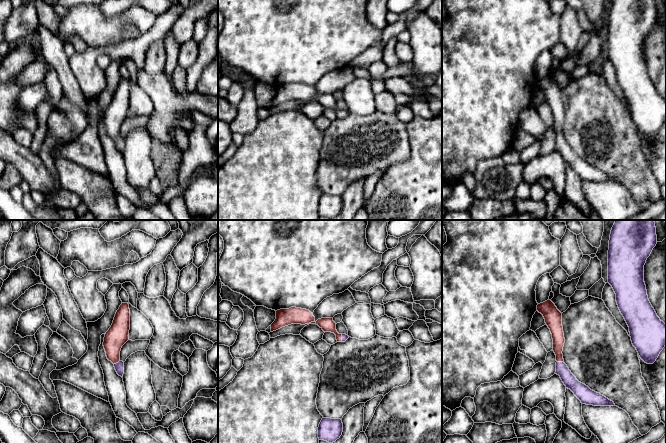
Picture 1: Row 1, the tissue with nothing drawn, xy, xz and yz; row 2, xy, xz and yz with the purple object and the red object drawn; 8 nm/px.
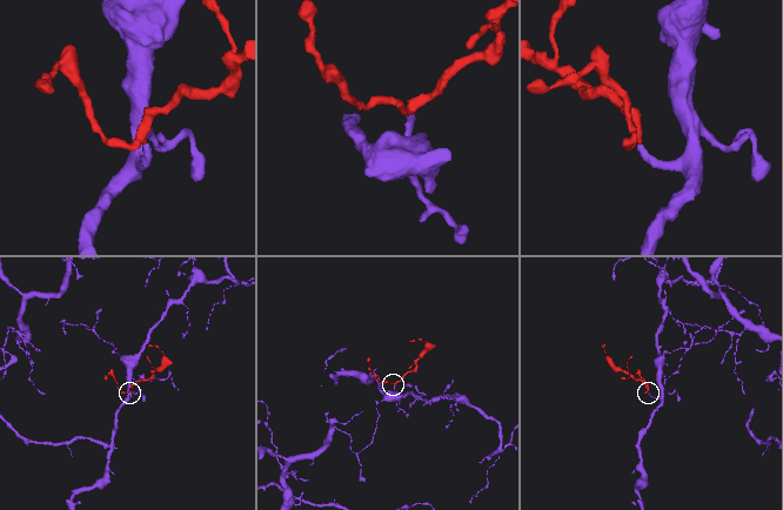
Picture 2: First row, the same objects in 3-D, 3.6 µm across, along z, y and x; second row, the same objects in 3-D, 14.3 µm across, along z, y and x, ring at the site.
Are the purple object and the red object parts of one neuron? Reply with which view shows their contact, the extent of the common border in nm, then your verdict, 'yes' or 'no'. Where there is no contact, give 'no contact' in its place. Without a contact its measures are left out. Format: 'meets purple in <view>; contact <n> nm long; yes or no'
meets purple in yz; contact 60 nm long; yes

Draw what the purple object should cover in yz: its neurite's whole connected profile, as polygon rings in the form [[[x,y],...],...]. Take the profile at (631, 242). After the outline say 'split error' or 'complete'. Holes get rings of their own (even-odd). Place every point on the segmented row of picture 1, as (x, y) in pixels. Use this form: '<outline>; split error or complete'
[[[615,220],[609,240],[608,283],[616,294],[618,308],[629,327],[632,344],[647,364],[653,364],[666,346],[666,324],[652,307],[644,282],[644,265],[656,244],[654,220]]]; complete

